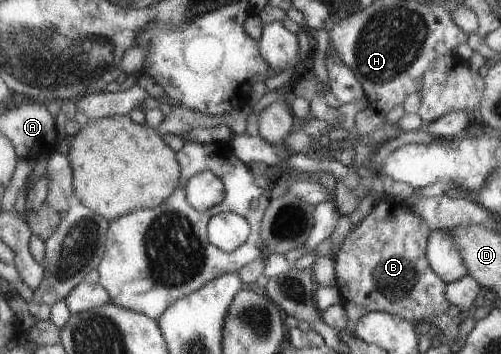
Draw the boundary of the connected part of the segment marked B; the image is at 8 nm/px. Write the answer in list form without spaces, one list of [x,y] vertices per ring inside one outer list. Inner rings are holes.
[[[386,197],[382,200],[376,199],[370,213],[360,220],[360,224],[351,227],[347,232],[342,243],[336,248],[338,254],[333,260],[334,282],[340,297],[339,303],[346,314],[345,329],[352,336],[352,325],[368,312],[387,312],[410,322],[420,322],[426,316],[438,316],[446,312],[449,302],[444,298],[445,282],[430,270],[424,256],[430,232],[428,224],[424,224],[422,218],[410,212],[398,198],[388,200]]]

